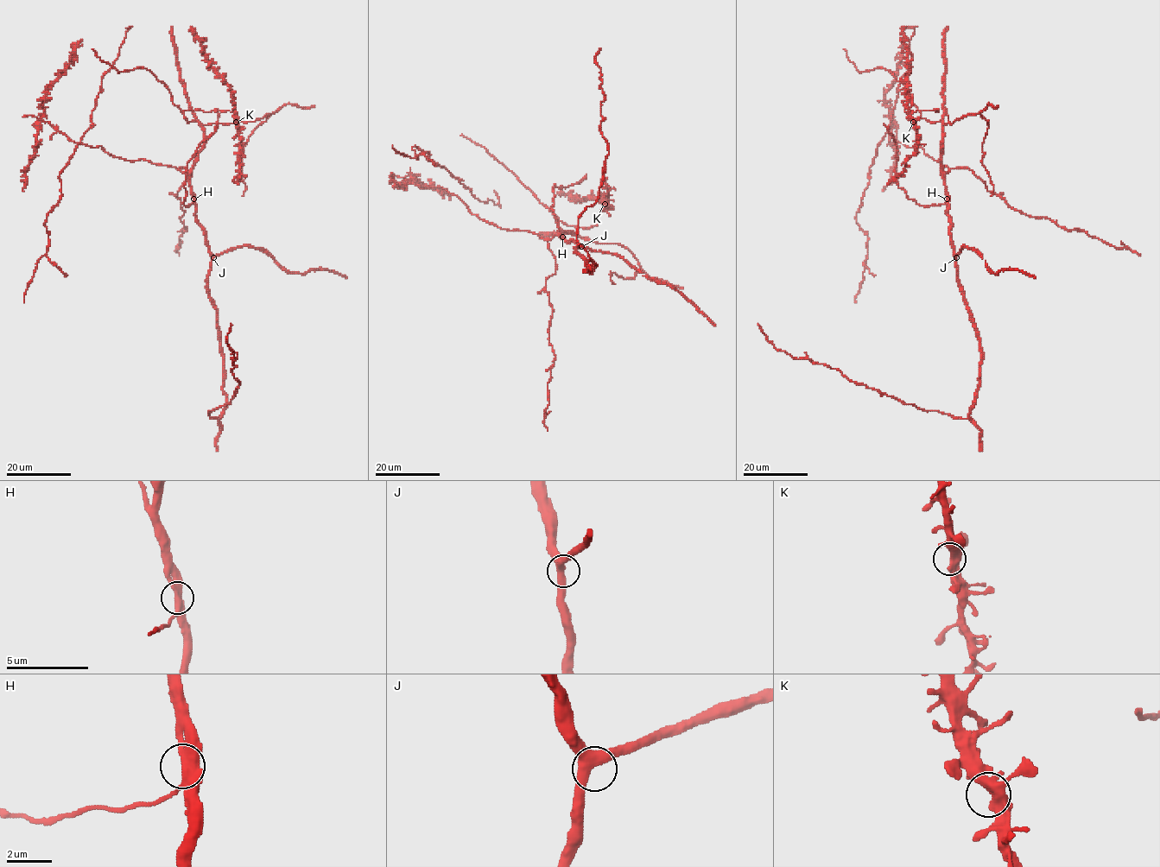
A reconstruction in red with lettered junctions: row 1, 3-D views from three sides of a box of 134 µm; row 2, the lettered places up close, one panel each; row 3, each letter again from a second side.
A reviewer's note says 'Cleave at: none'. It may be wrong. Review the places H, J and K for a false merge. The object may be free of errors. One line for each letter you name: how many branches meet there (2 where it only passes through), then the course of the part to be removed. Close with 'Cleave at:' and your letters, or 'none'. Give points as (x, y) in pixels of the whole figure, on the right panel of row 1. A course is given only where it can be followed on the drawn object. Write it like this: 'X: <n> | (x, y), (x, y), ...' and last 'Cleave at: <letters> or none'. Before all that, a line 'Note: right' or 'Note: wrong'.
Note: right
Cleave at: none

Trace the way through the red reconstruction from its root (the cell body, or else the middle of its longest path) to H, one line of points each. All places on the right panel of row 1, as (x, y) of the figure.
H: (955, 254), (946, 199)

